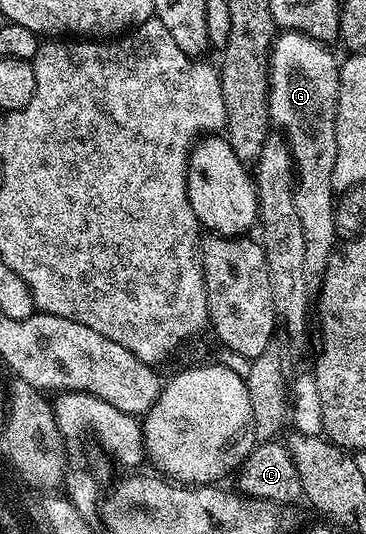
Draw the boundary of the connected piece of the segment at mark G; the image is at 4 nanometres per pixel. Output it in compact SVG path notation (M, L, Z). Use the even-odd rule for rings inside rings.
M279 31L270 47L270 123L285 137L290 156L294 160L296 179L294 202L296 214L300 217L300 230L304 230L304 274L306 285L317 290L322 285L322 275L328 266L330 256L336 247L336 226L334 206L336 193L332 186L332 170L336 162L336 118L338 117L338 74L339 61L329 52L327 45L311 36L299 32Z

